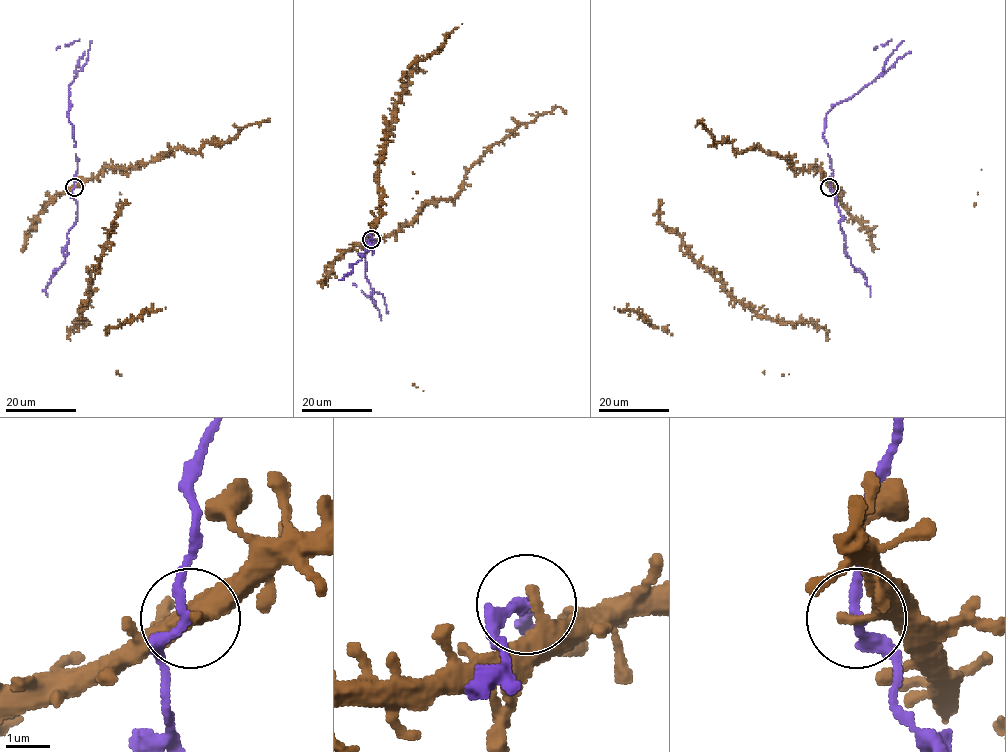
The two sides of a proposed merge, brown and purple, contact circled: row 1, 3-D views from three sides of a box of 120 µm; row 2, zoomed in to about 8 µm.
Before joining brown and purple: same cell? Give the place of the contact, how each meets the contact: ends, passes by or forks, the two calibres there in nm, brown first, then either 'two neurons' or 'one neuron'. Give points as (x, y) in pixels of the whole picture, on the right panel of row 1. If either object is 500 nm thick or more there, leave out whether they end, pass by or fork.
at (829, 187); brown ends there; purple passes by; 400 nm thick on the brown side, 240 nm on the other; one neuron

